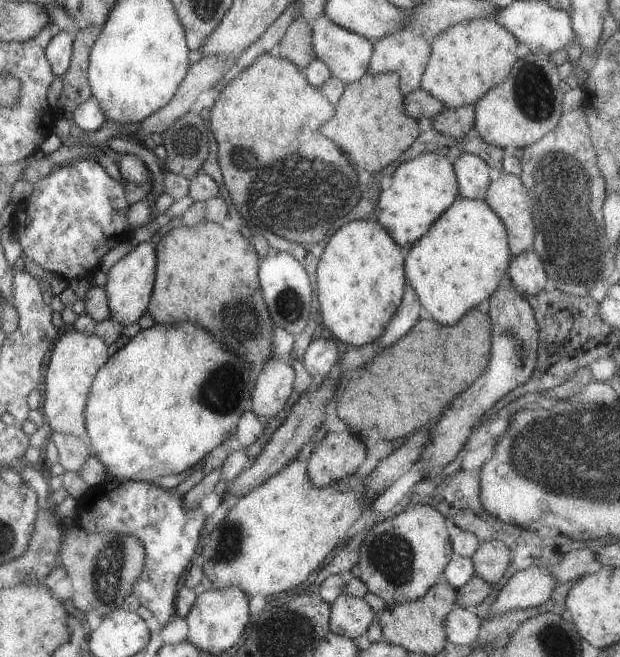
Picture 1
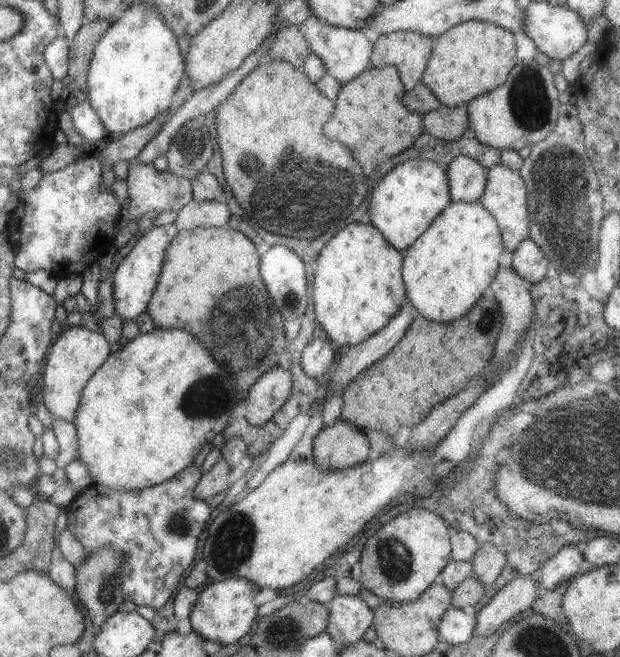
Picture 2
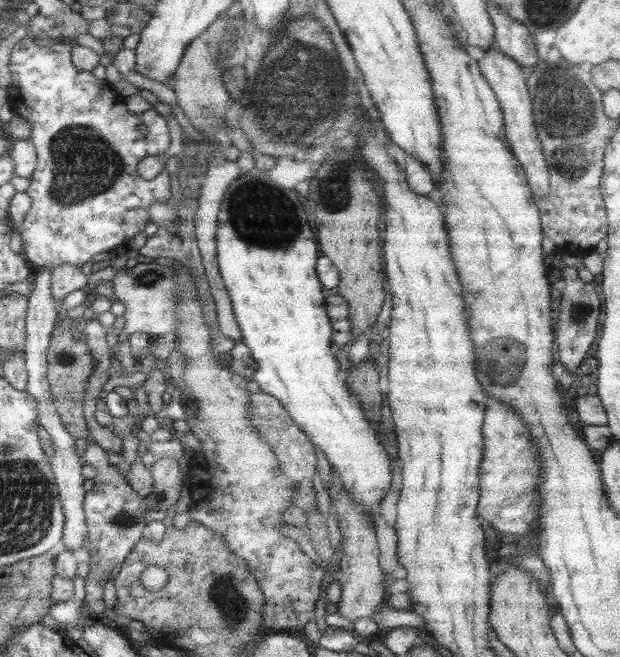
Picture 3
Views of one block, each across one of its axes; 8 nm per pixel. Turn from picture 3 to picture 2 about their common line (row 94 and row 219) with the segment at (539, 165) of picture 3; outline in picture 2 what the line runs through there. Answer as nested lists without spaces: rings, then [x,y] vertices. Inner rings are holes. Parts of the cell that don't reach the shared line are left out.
[[[502,164],[493,166],[488,172],[487,185],[481,194],[481,205],[496,219],[501,230],[503,247],[514,252],[518,245],[530,236],[530,215],[527,209],[527,186],[524,179]]]

